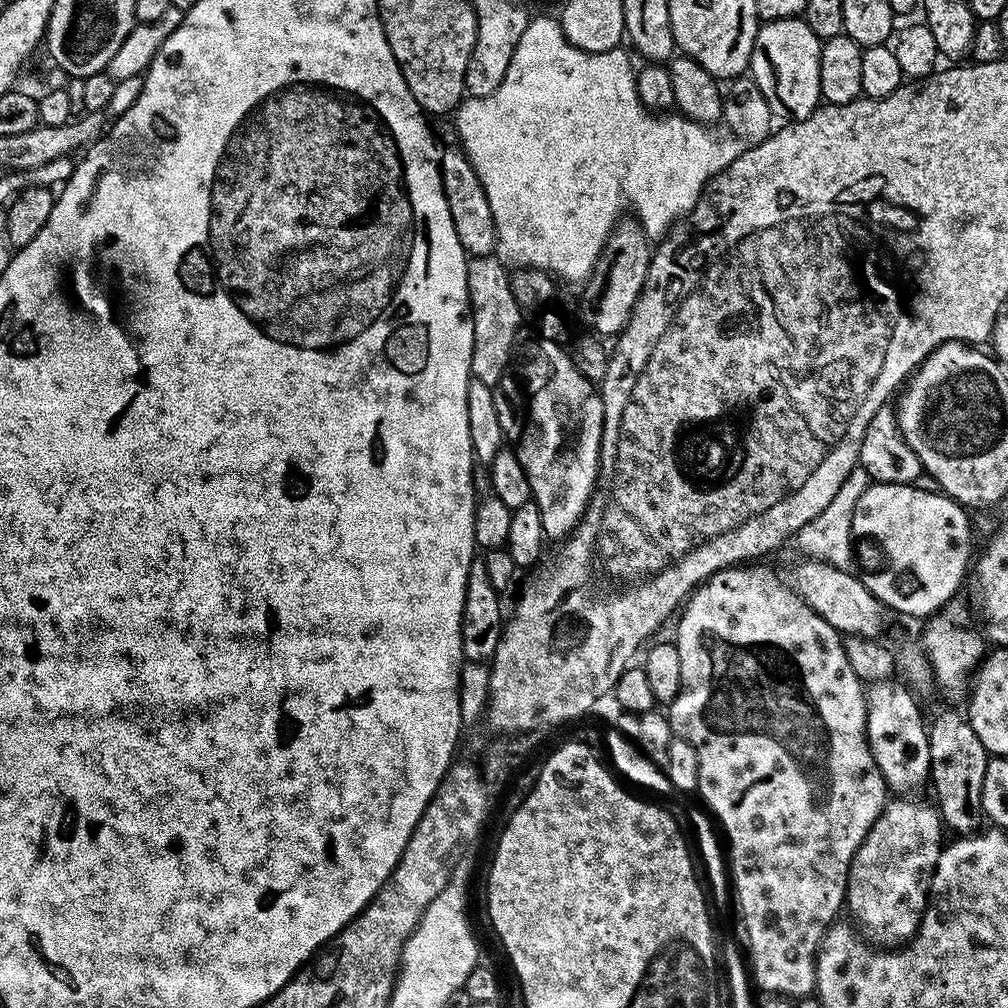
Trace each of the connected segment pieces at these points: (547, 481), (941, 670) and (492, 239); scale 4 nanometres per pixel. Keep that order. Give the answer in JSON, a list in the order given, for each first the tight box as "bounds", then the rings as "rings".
[{"bounds":[514,334,604,542],"rings":[[[539,334],[533,336],[533,340],[528,340],[525,344],[523,341],[514,352],[515,367],[520,367],[519,379],[530,397],[530,420],[531,423],[532,420],[536,423],[532,436],[530,432],[523,437],[518,455],[526,470],[526,478],[530,482],[532,499],[536,501],[538,510],[542,510],[545,537],[549,541],[560,542],[583,518],[592,490],[596,487],[596,477],[600,474],[600,439],[604,425],[604,407],[600,401],[599,391],[576,369],[571,355],[565,352],[564,356],[564,348],[559,343],[547,340]]]},{"bounds":[922,602,986,700],"rings":[[[953,602],[934,616],[927,617],[922,647],[924,657],[932,668],[935,687],[950,699],[956,700],[965,695],[976,668],[986,655],[986,640],[979,631],[967,628],[963,624],[964,608],[959,602]]]},{"bounds":[438,147,497,257],"rings":[[[441,147],[438,152],[440,177],[446,194],[446,202],[450,206],[450,218],[454,218],[454,230],[458,230],[458,242],[462,242],[465,253],[469,257],[491,256],[497,251],[496,223],[490,210],[490,198],[486,198],[486,190],[464,153],[463,147]]]}]

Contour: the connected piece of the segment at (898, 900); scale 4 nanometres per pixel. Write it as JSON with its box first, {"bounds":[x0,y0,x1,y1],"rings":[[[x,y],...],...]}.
{"bounds":[846,798,942,946],"rings":[[[916,798],[889,799],[888,803],[884,805],[882,814],[874,822],[874,826],[870,826],[870,834],[866,834],[866,838],[862,842],[862,846],[858,846],[858,850],[854,854],[852,865],[848,871],[848,890],[846,893],[847,911],[852,911],[853,918],[851,917],[851,919],[858,925],[859,931],[862,933],[864,939],[877,946],[900,946],[911,940],[913,934],[918,930],[920,919],[924,916],[924,911],[928,905],[928,894],[932,891],[932,875],[938,866],[938,858],[940,857],[940,849],[942,847],[942,839],[940,840],[940,832],[942,833],[940,813],[935,803],[928,801],[927,804],[924,800],[912,799]]]}

